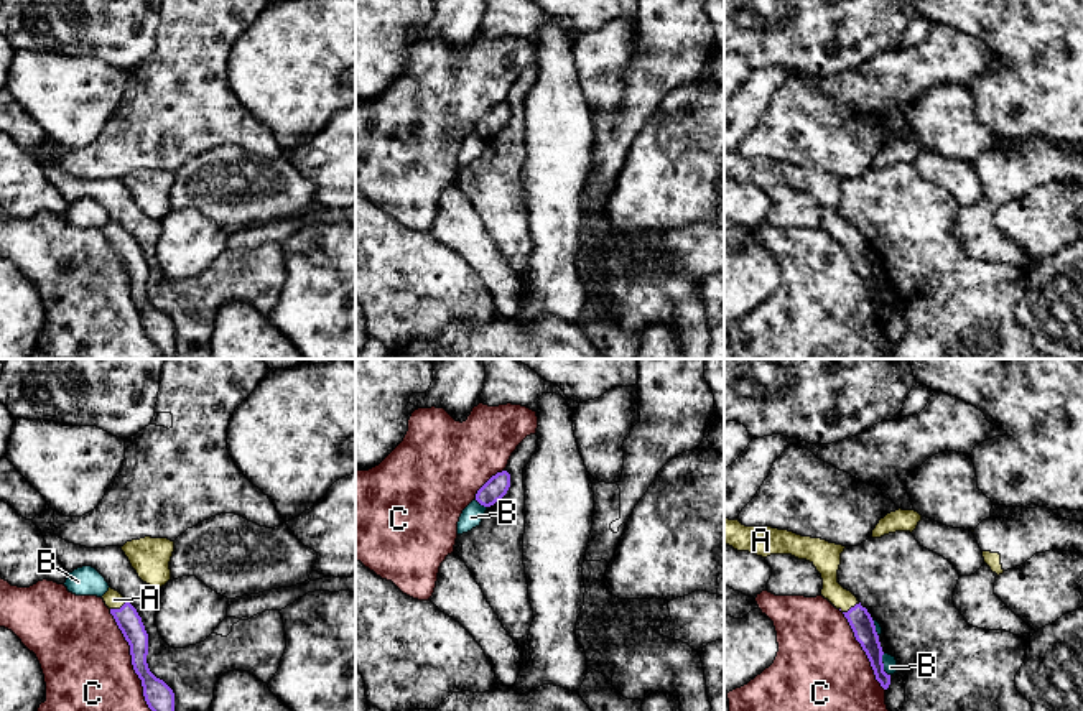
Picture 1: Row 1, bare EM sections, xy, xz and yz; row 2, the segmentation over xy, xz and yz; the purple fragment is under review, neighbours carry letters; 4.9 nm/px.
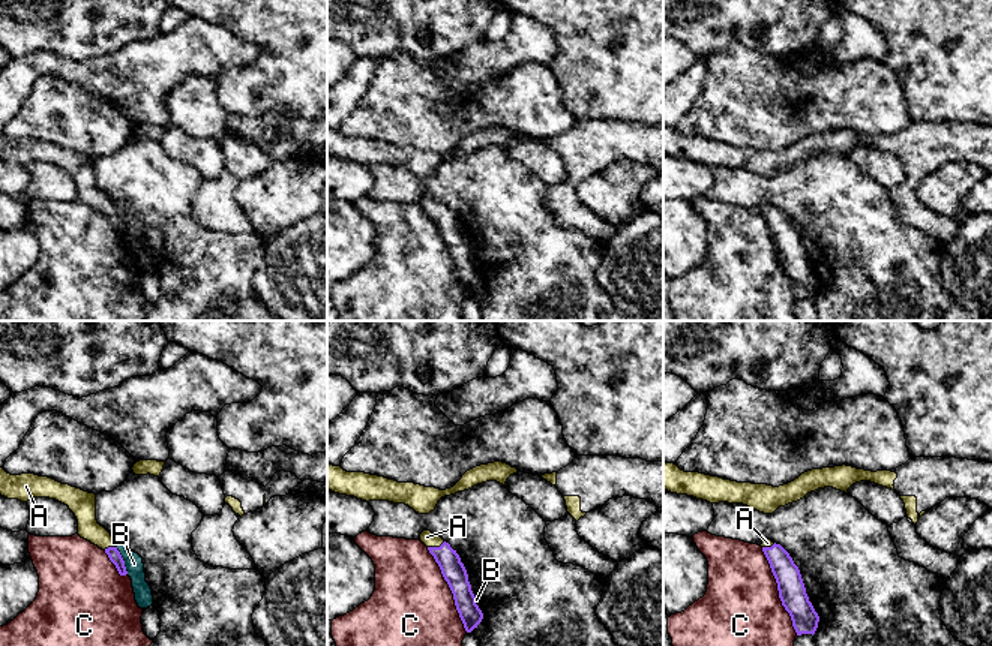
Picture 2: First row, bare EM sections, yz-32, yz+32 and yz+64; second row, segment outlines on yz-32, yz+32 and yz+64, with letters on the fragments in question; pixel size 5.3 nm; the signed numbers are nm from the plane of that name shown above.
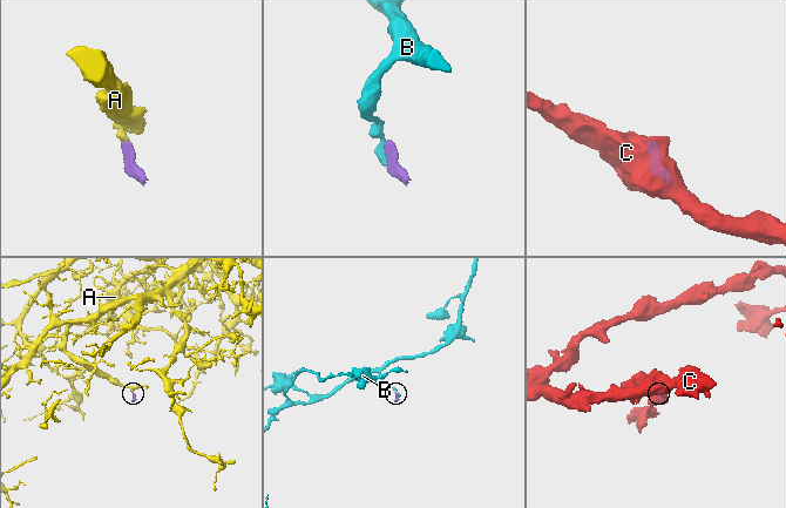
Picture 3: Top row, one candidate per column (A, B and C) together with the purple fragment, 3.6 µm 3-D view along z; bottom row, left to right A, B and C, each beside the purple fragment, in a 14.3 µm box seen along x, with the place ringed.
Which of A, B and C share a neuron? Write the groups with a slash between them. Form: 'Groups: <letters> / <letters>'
Groups: A / B / C

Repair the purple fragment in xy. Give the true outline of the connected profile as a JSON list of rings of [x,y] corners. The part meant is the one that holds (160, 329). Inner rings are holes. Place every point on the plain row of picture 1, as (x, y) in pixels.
[[[109,219],[102,230],[130,276],[132,296],[142,311],[143,328],[148,339],[160,349],[165,359],[174,359],[174,324],[148,300],[148,265],[142,249],[138,247],[137,240],[112,219]]]

